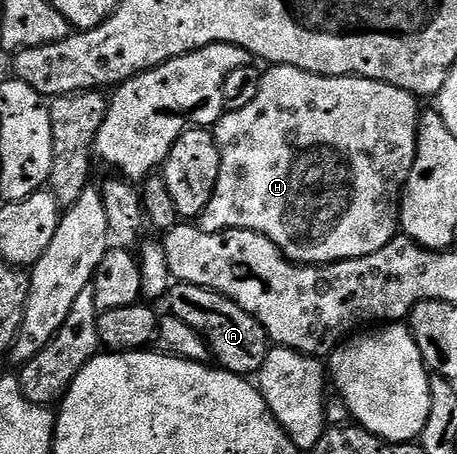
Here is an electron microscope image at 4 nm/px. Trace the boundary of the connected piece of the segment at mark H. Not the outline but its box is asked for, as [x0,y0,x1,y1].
[199,65,418,266]

